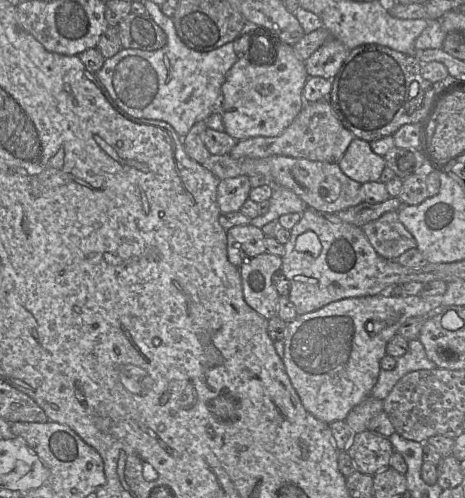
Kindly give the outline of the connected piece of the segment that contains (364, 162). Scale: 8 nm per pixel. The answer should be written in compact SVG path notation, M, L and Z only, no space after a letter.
M356 137L351 141L338 165L345 175L361 184L380 181L381 173L386 166L384 157L374 153L369 142Z

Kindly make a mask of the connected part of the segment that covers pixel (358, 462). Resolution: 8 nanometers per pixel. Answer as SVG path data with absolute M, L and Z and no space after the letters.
M366 429L353 435L346 451L357 471L373 476L390 466L395 450L388 437Z

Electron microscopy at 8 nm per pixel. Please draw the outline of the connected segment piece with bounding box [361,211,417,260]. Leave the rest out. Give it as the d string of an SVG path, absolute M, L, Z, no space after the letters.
M398 211L386 212L361 229L375 251L389 260L397 260L405 251L417 247L415 238L399 220Z

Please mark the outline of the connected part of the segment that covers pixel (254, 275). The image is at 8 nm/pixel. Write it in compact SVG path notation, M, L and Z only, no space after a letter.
M266 251L239 267L245 302L267 320L277 315L280 295L272 277L281 264L280 256Z

